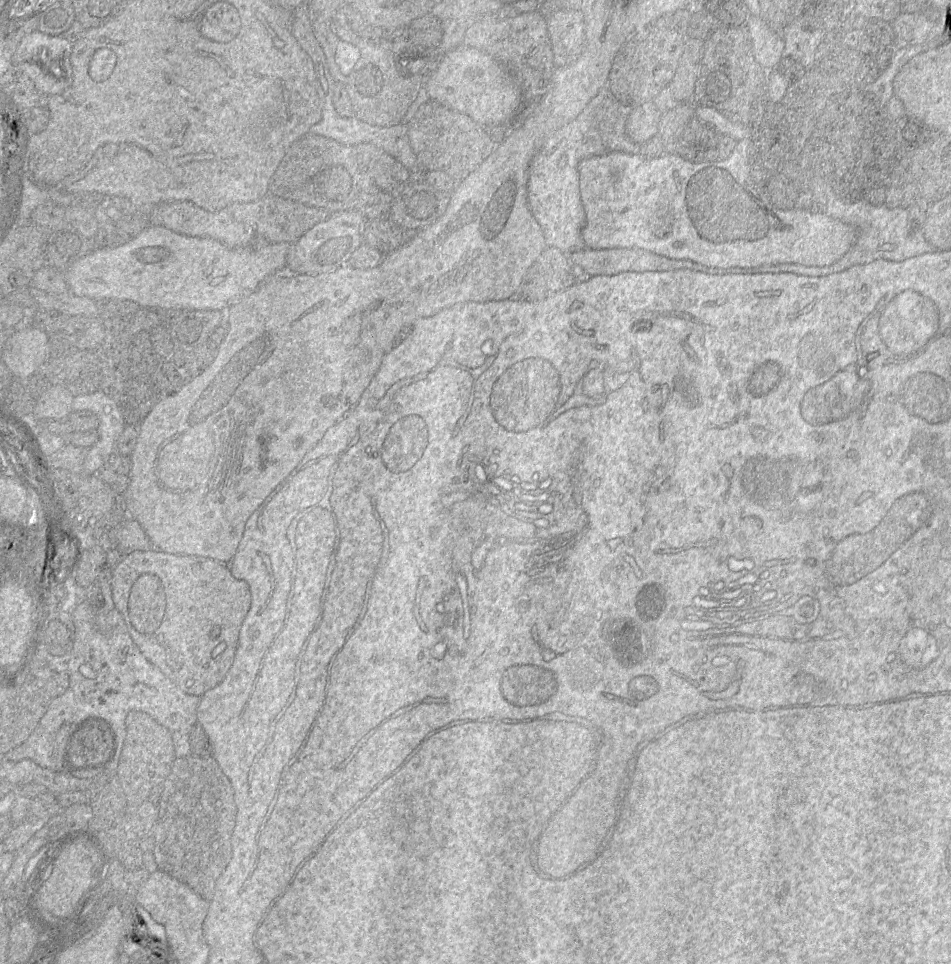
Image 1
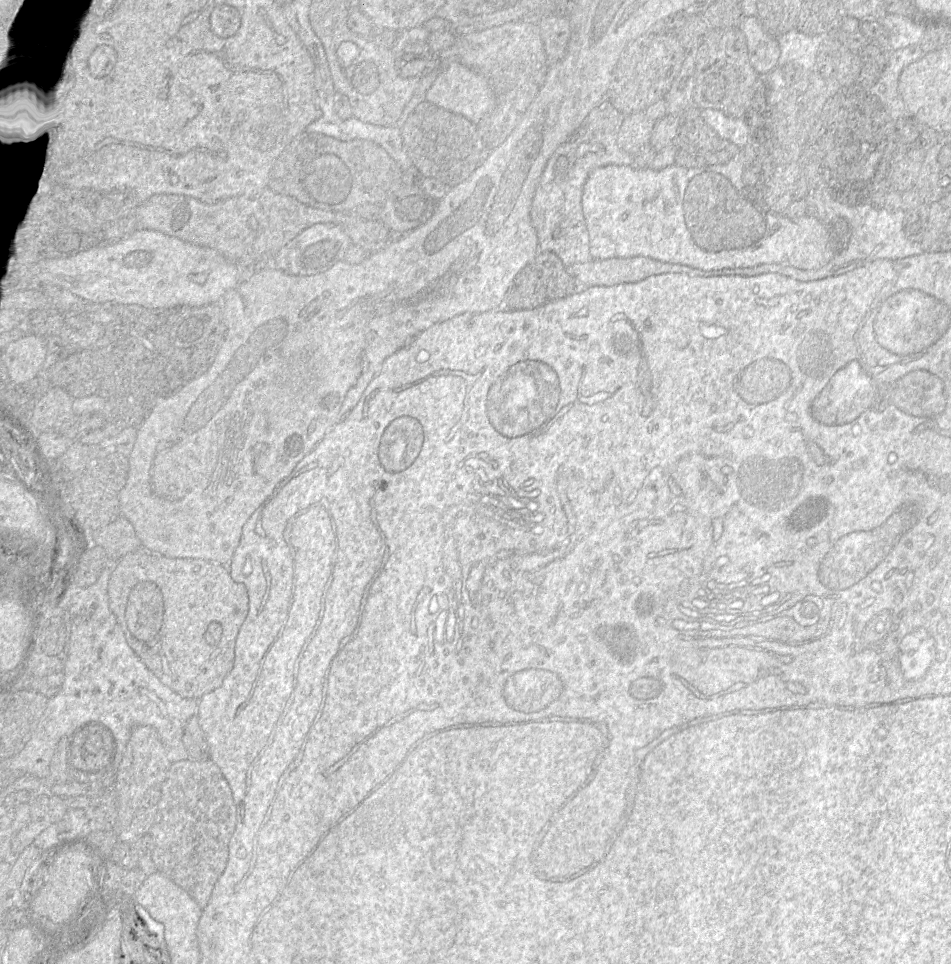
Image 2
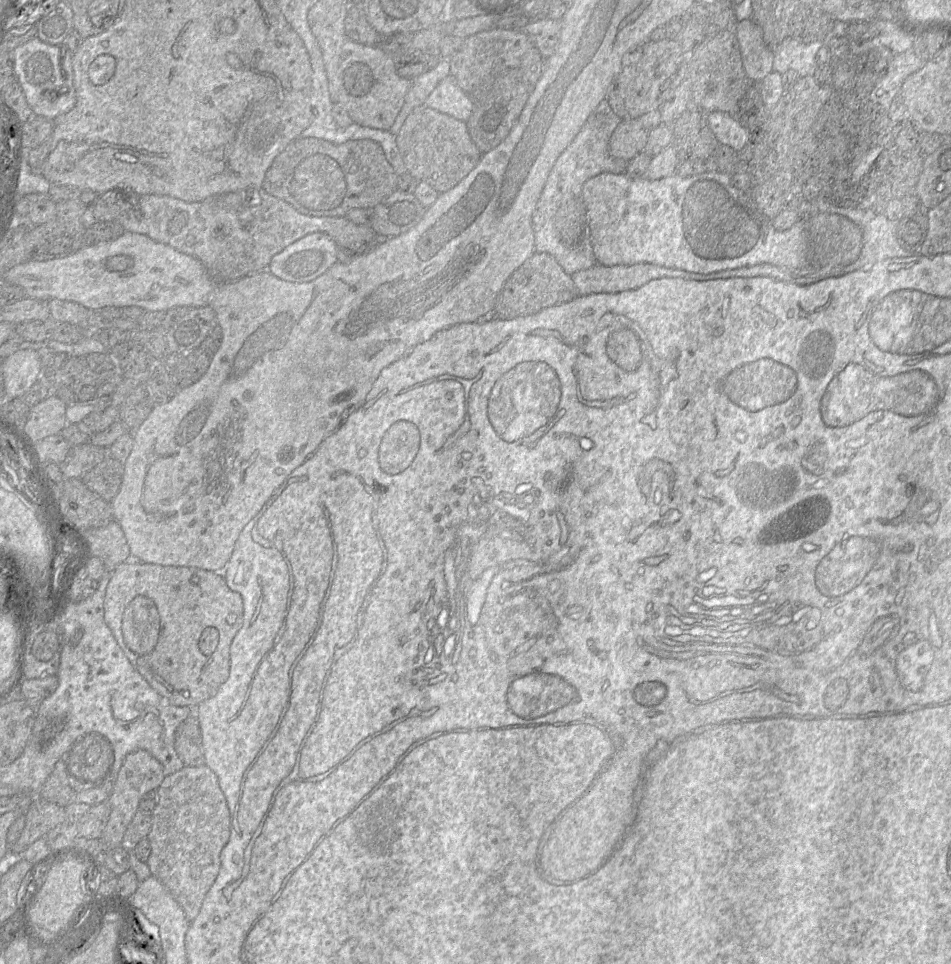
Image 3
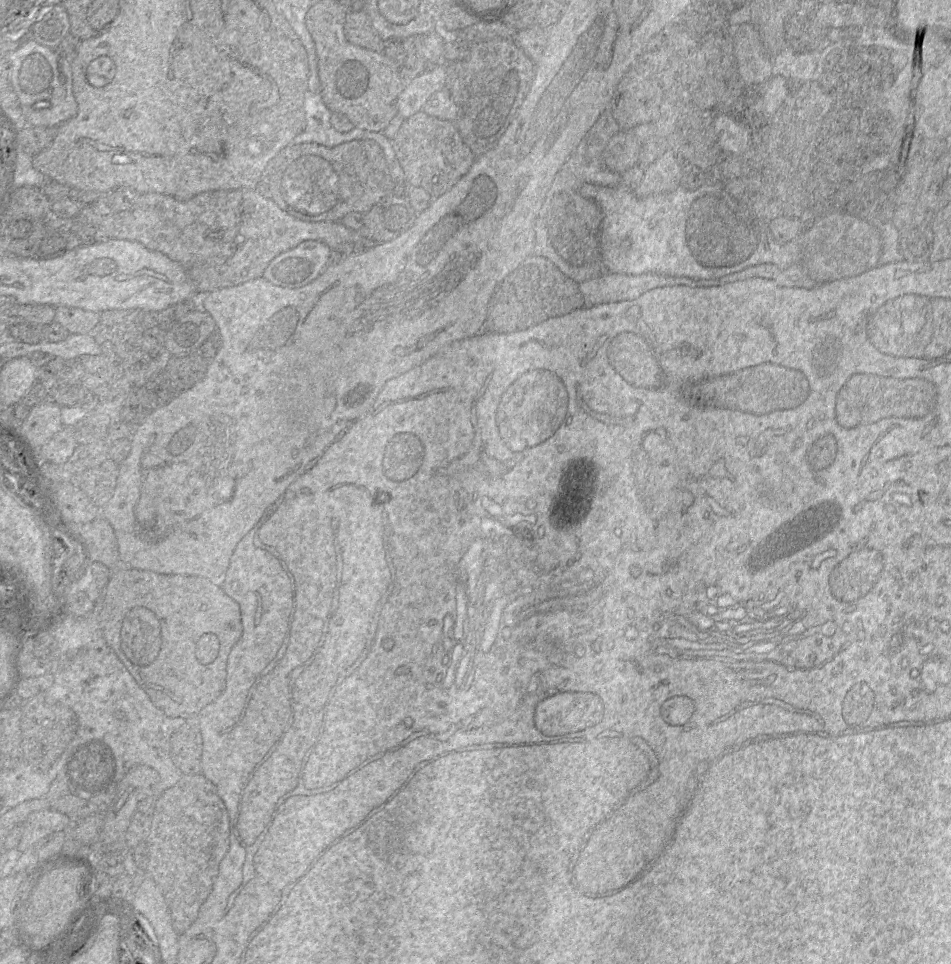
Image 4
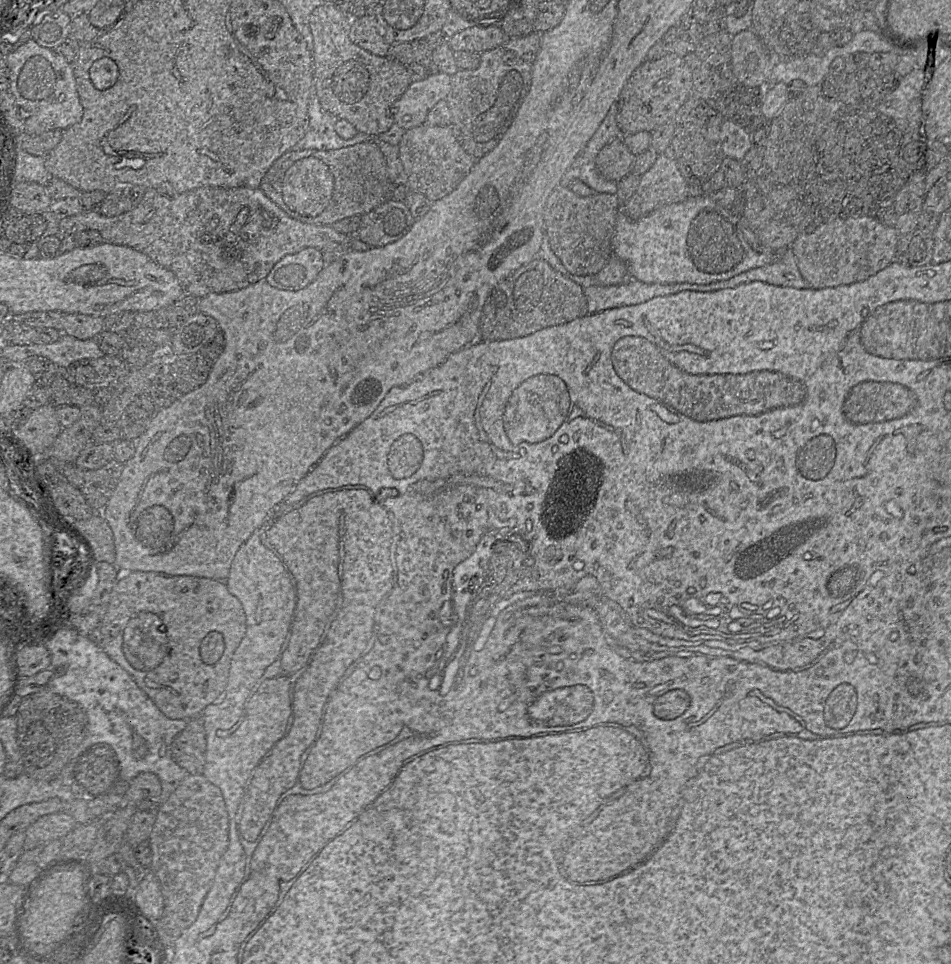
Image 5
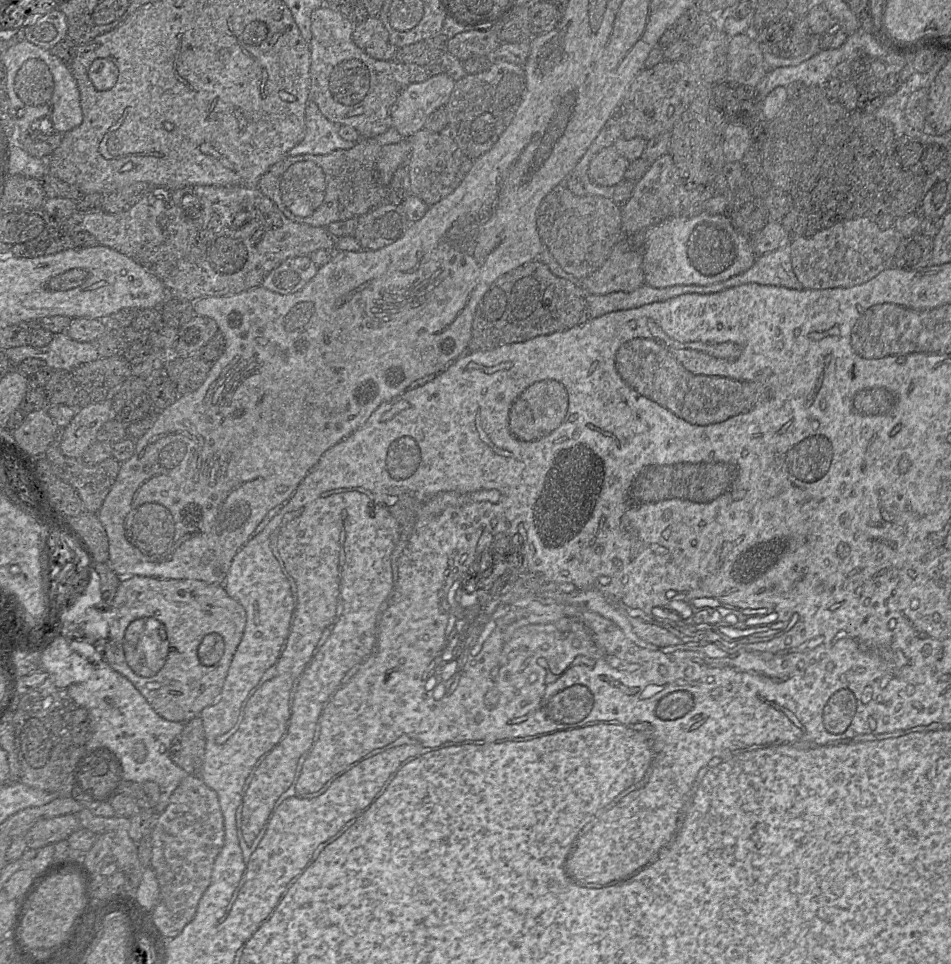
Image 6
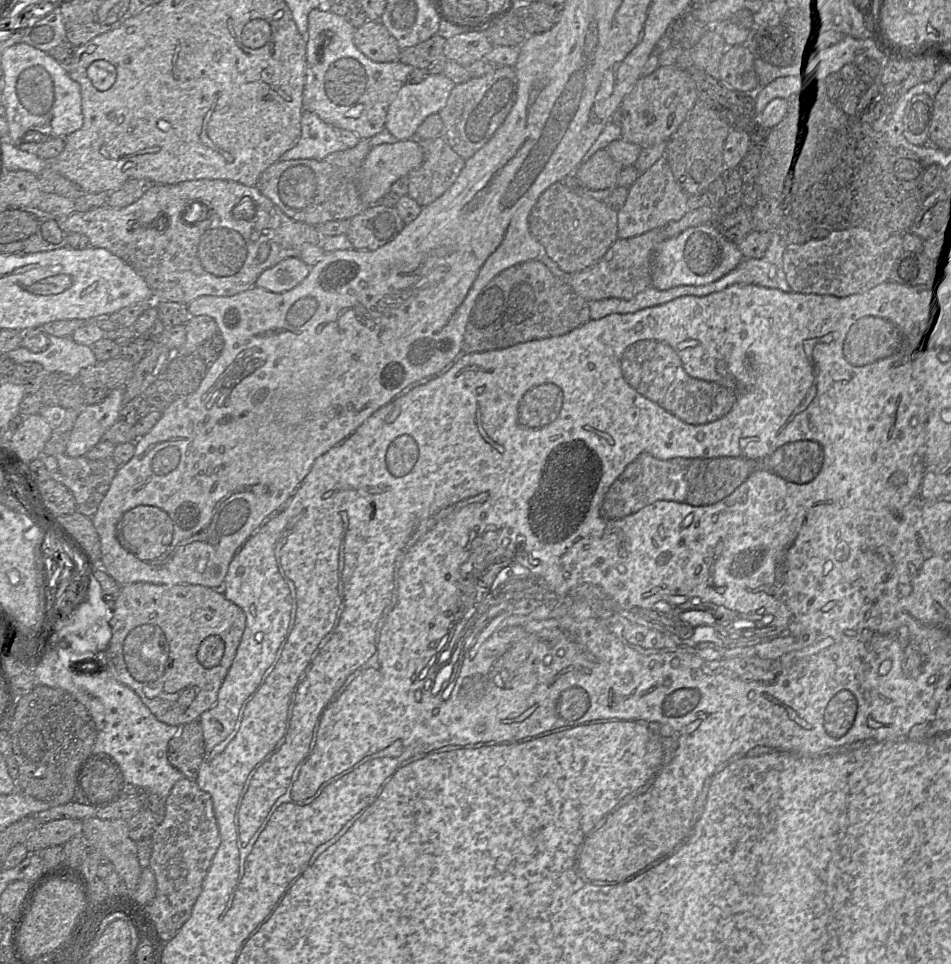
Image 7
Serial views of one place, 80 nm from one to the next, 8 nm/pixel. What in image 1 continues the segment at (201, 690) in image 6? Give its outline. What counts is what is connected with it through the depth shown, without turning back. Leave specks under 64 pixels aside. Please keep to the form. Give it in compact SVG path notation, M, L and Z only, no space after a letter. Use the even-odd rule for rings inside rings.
M158 549L133 551L115 568L111 593L134 644L183 692L202 696L224 679L233 664L239 632L251 603L248 584L232 576L229 564L206 557L169 554Z

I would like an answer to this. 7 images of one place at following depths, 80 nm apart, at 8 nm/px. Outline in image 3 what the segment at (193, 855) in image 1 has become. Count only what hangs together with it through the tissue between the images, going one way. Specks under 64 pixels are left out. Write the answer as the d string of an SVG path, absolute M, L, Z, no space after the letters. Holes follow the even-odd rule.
M206 764L184 766L164 777L157 789L158 801L152 814L152 827L148 834L151 852L147 864L155 876L182 907L189 922L198 915L206 893L220 870L220 855L230 836L230 811L217 775Z

